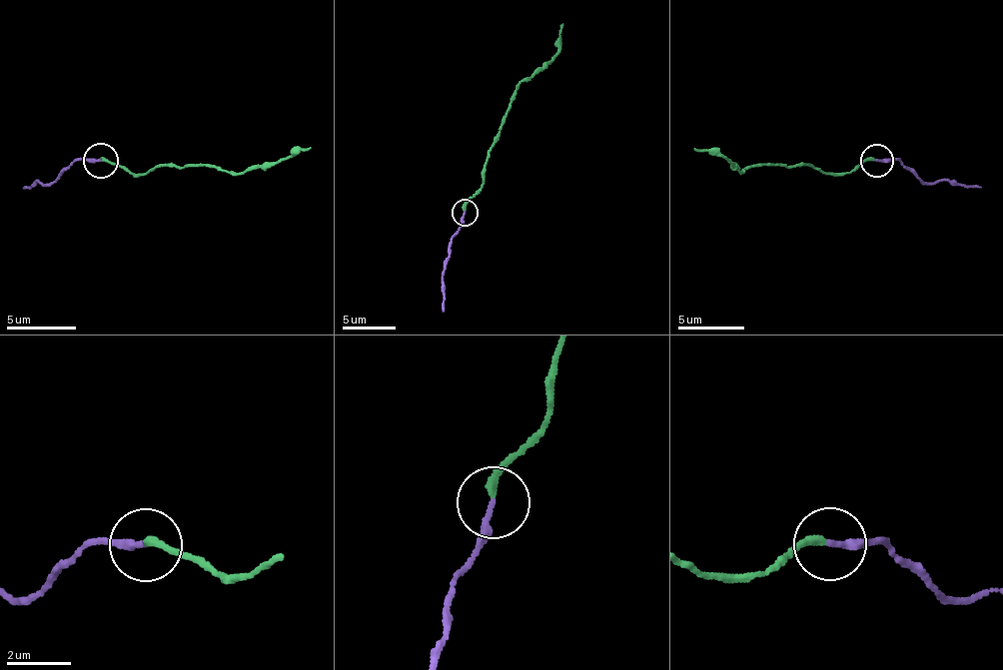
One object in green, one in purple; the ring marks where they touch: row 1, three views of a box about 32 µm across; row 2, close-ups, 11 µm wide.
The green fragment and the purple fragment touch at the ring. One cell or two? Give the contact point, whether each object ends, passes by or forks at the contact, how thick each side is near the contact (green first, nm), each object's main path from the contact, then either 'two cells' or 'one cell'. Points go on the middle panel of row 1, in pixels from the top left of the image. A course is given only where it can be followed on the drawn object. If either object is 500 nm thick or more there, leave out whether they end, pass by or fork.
(465, 213) | green ends | purple ends | 260/200 nm | green via (466, 212), (466, 201), (483, 183), (483, 164), (514, 90), (549, 63), (558, 50), (562, 23) | purple via (466, 212), (446, 263), (442, 311) | one cell

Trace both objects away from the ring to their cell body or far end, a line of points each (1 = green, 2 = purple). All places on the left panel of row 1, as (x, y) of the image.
1: (101, 162), (140, 173), (199, 164), (213, 168), (271, 168), (310, 148)
2: (101, 162), (74, 161), (48, 185), (34, 181), (22, 187)

